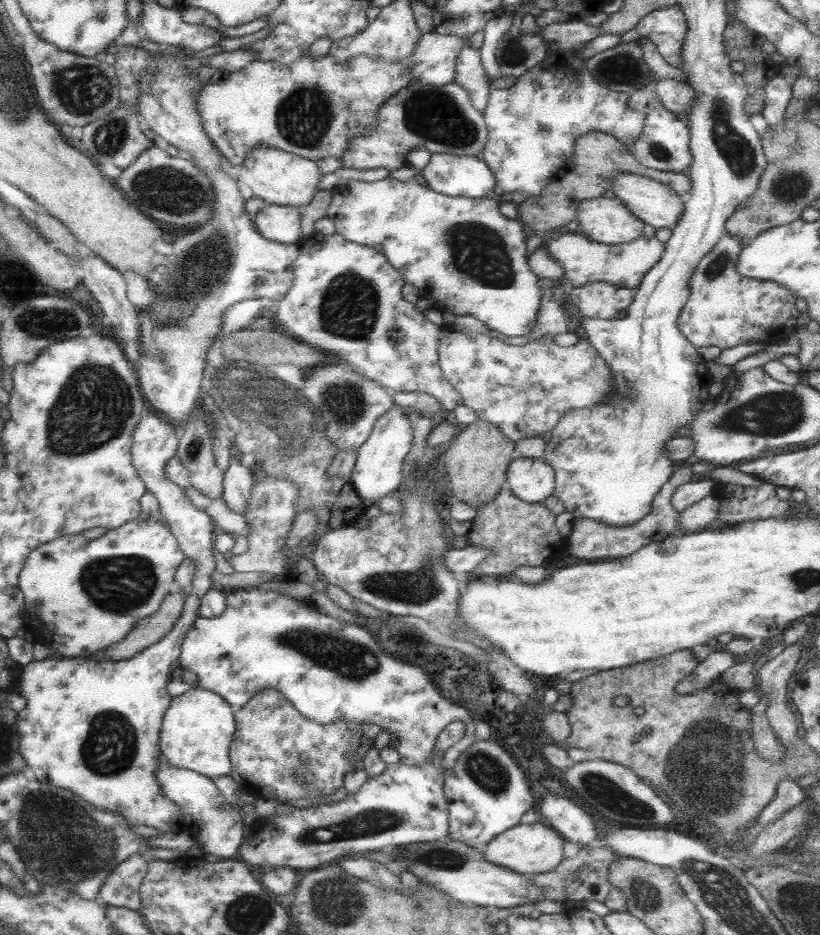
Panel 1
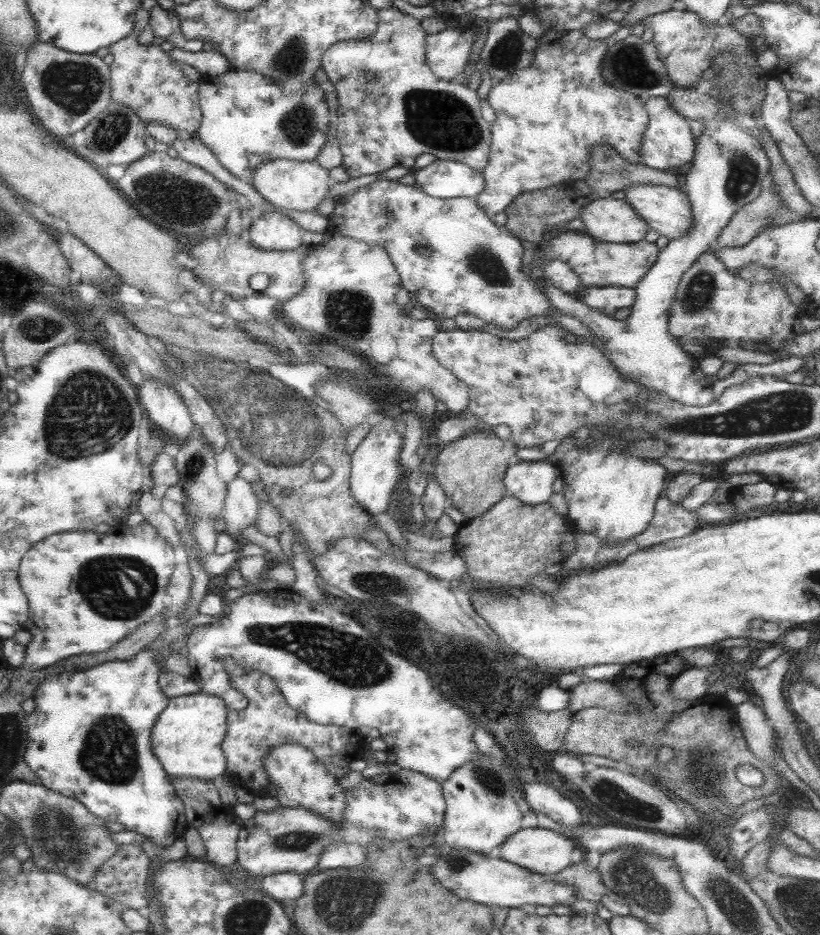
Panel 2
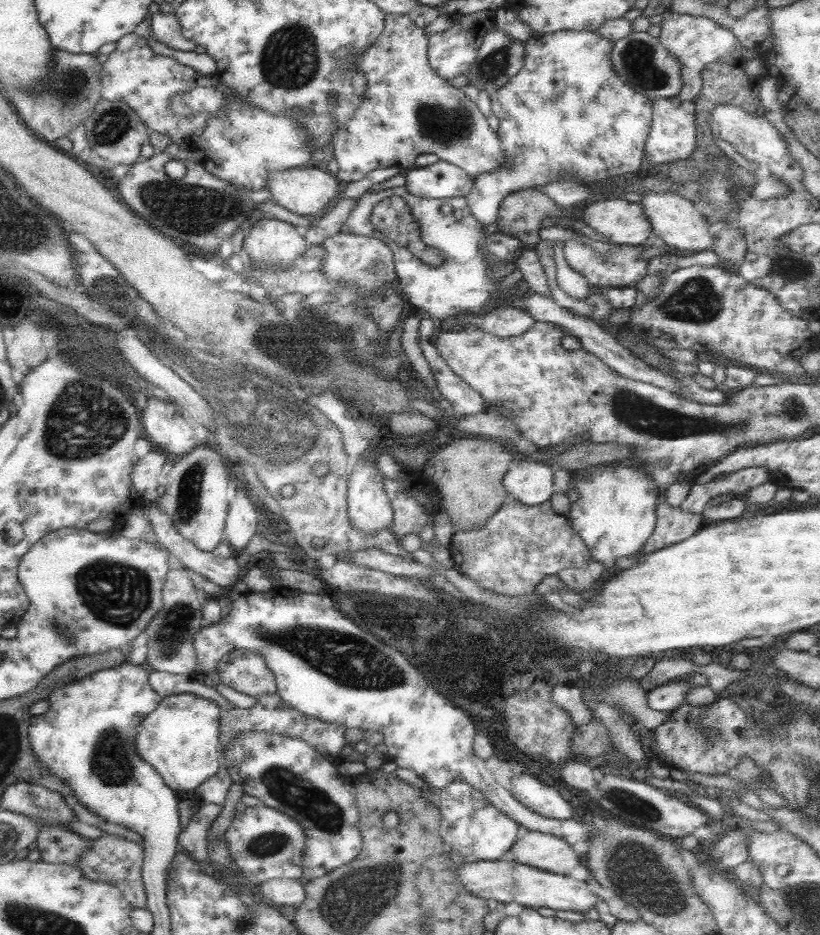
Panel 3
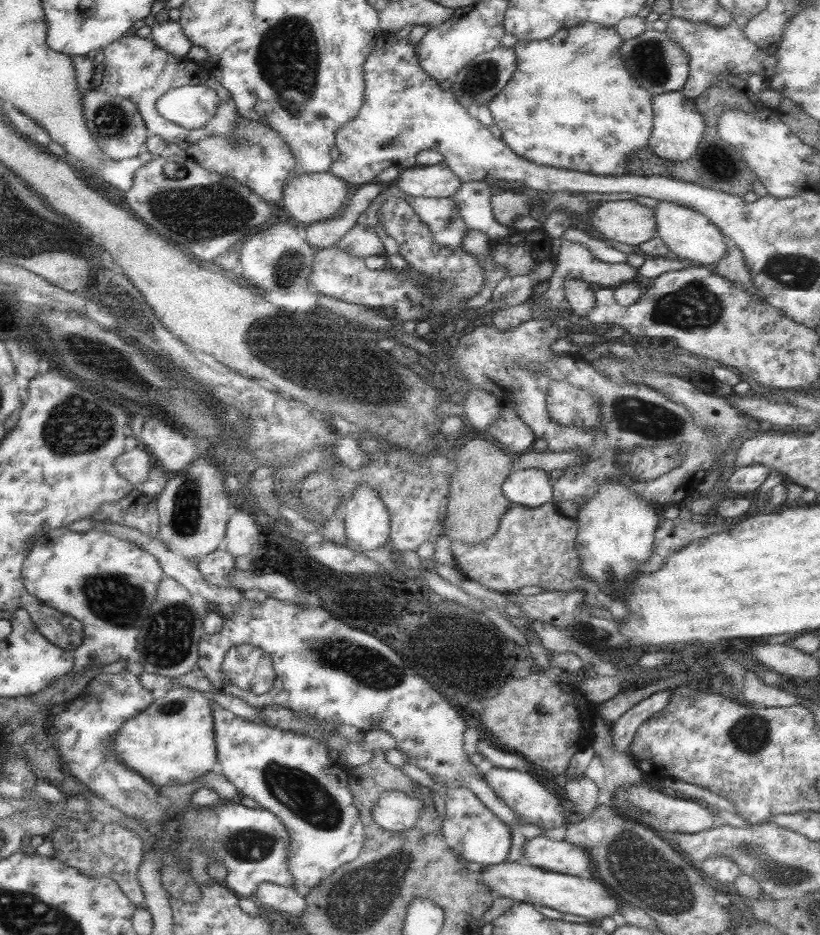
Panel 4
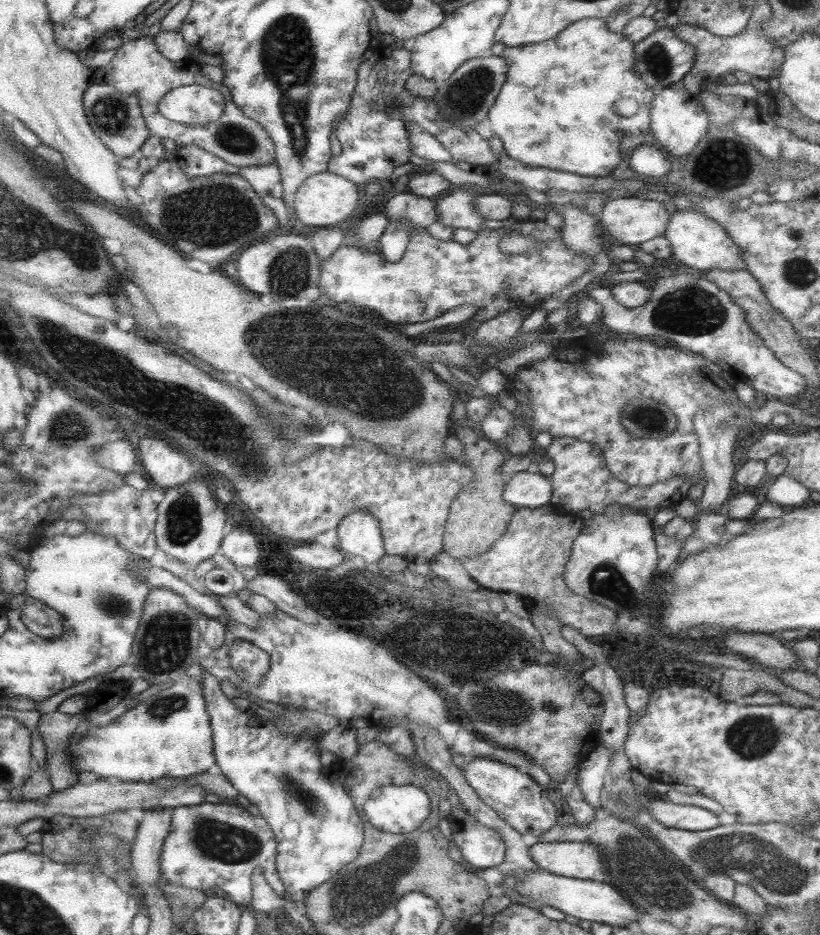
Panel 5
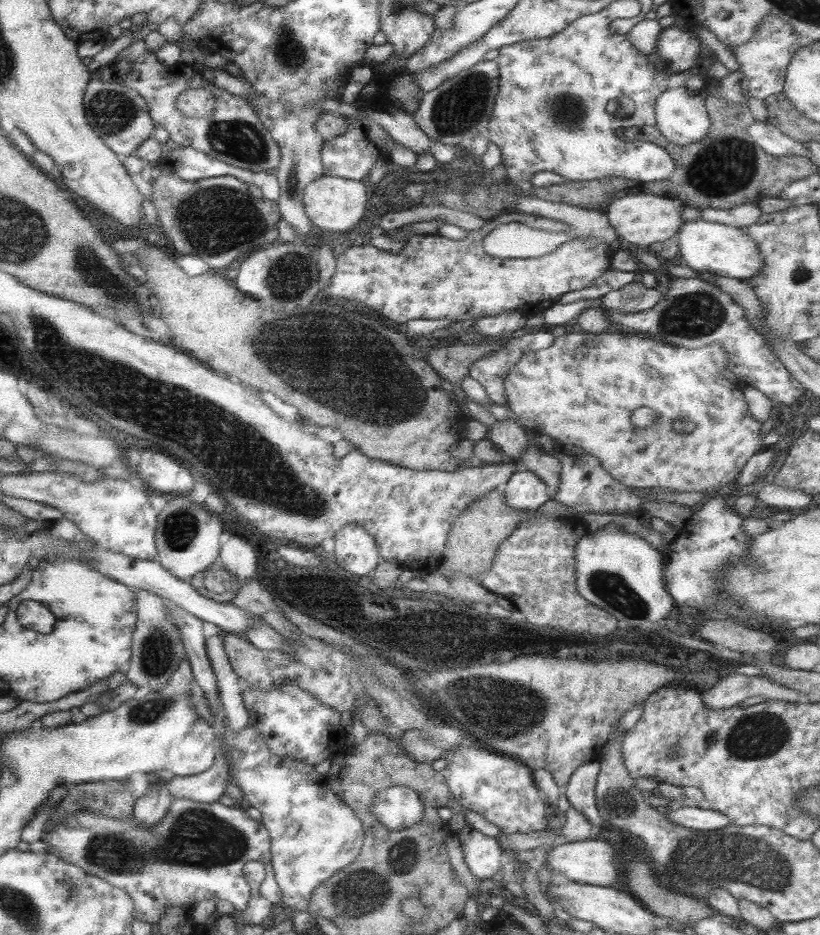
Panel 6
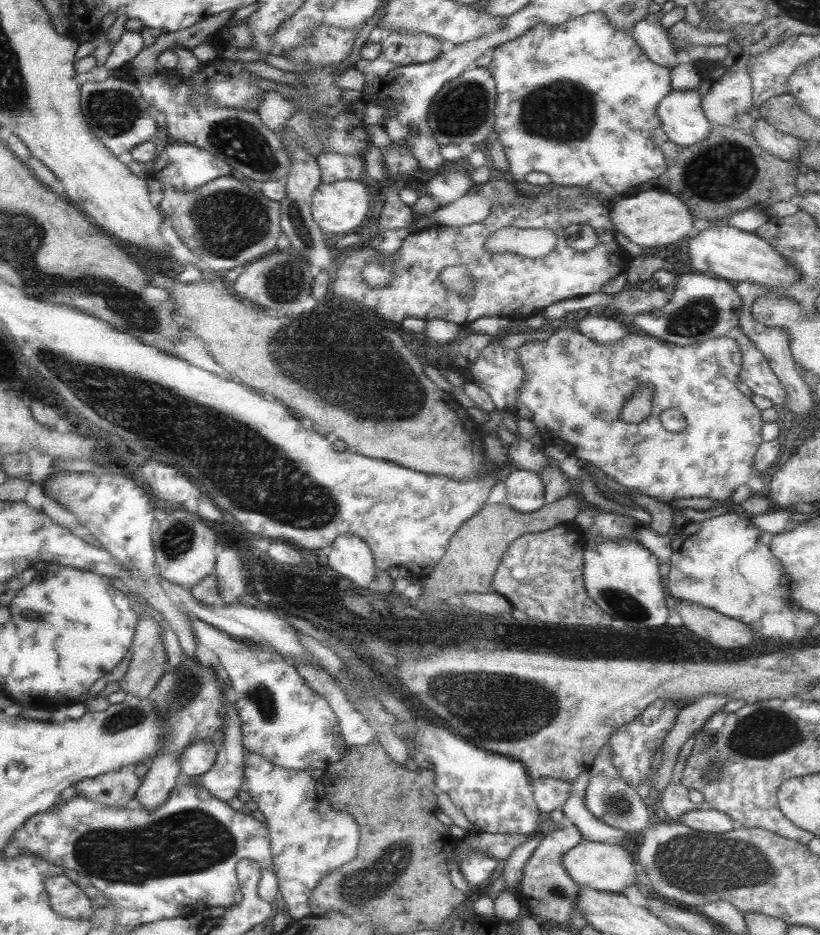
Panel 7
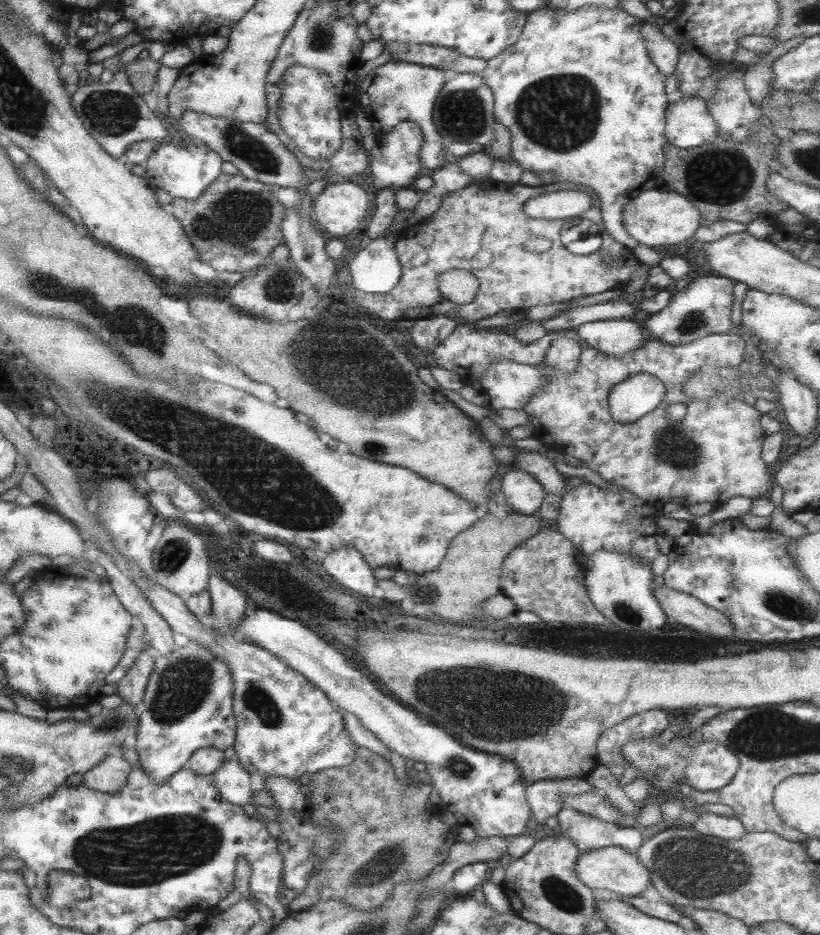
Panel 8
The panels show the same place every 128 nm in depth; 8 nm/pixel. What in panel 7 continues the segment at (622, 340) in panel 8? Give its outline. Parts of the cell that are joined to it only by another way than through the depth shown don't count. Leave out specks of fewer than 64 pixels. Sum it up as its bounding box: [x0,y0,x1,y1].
[574,315,629,346]

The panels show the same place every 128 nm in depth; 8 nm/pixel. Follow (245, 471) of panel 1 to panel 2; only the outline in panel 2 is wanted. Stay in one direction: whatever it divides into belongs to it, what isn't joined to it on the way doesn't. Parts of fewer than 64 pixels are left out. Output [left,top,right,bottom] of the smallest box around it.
[216,474,258,541]

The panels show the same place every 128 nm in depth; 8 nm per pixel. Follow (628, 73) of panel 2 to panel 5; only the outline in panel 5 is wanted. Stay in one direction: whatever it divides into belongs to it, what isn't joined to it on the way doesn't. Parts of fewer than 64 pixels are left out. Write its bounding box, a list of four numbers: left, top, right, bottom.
[632,27,694,95]

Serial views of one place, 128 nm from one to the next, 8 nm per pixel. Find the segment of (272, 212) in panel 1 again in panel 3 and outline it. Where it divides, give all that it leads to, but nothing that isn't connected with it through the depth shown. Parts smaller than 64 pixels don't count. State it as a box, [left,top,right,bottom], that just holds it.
[242,217,310,269]

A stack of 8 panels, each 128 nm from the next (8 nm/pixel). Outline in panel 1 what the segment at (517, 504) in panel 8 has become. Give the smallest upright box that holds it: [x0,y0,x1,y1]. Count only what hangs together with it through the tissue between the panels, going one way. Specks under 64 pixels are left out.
[505,458,554,503]

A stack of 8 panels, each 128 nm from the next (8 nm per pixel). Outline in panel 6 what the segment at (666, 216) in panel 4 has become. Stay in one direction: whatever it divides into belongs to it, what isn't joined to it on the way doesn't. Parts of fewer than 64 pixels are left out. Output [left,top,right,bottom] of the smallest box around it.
[676,219,762,280]

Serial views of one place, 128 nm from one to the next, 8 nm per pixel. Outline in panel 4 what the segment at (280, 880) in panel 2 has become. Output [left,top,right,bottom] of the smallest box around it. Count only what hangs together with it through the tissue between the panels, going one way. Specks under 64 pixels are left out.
[255,883,306,919]

